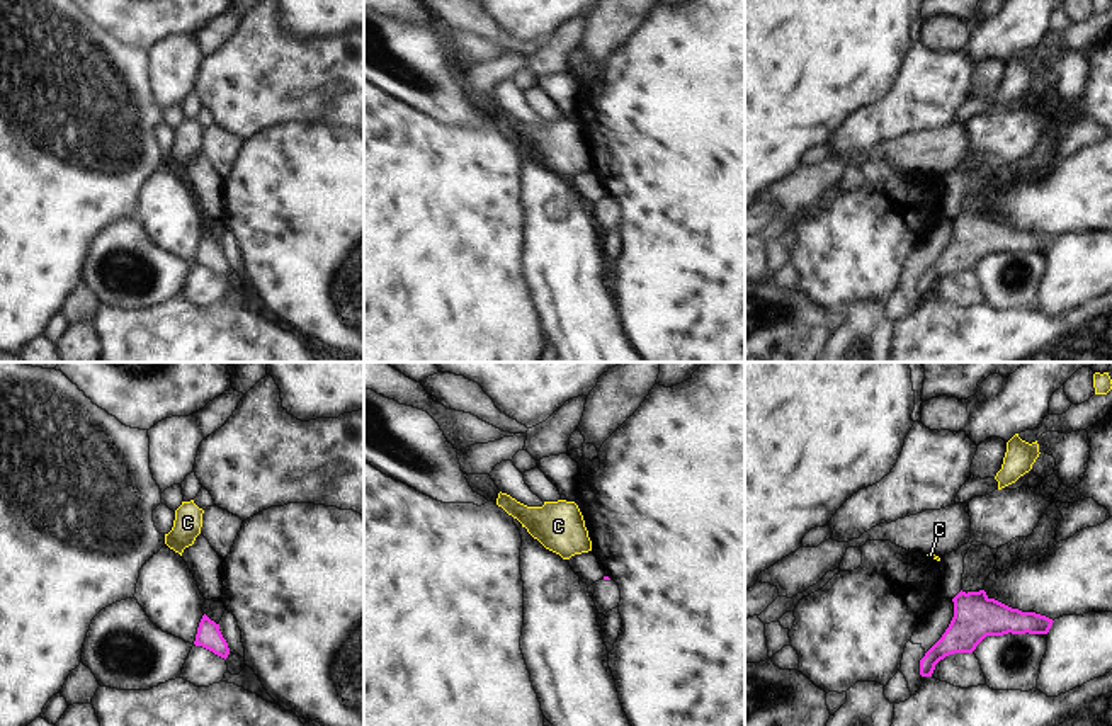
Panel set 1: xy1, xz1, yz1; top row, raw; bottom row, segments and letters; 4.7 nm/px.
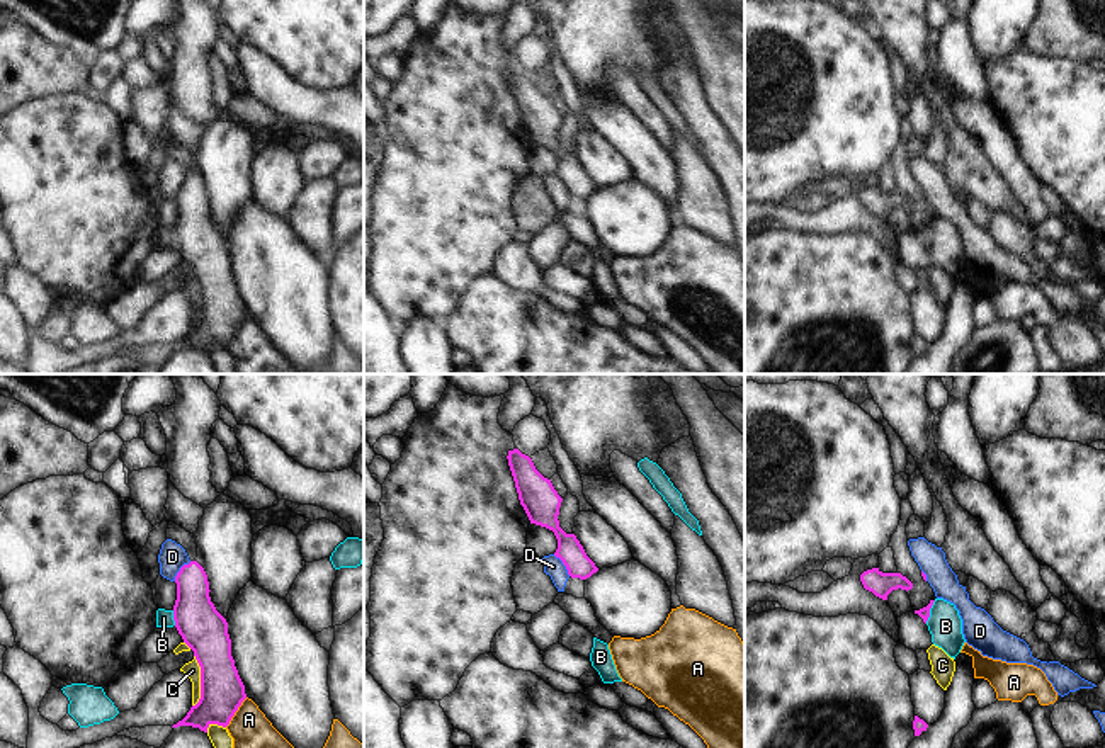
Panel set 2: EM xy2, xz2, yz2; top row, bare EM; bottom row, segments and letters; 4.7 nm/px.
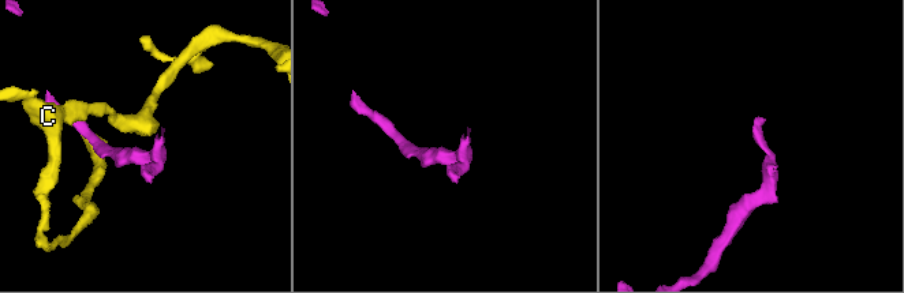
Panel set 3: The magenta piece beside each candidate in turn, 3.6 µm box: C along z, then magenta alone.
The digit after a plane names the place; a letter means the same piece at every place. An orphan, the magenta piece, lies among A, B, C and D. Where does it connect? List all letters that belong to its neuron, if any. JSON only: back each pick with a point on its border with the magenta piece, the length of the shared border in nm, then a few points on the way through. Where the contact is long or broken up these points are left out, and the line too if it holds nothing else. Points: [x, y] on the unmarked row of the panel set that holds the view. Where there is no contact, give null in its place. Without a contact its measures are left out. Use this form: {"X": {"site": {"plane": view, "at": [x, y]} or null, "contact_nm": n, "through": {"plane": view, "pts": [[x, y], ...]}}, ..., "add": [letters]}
{"add": []}

